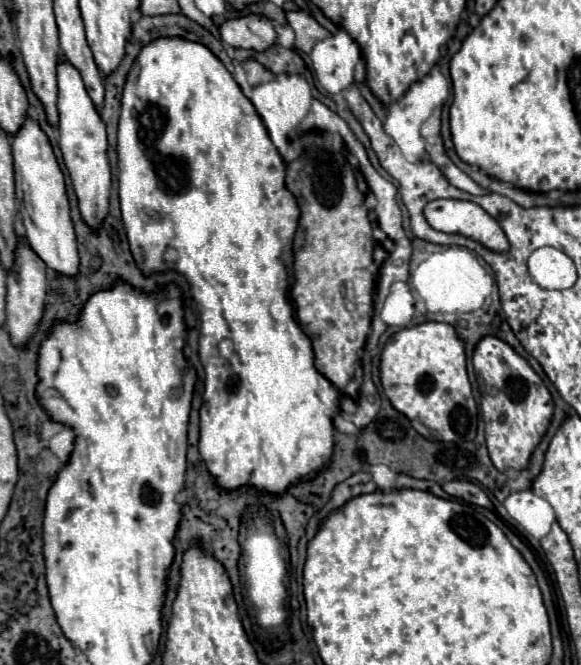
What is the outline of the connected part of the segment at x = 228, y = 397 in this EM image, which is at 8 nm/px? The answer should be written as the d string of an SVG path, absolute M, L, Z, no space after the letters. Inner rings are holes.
M179 36L151 40L151 44L143 46L139 56L135 58L123 88L121 98L121 116L119 116L119 134L117 134L117 166L119 166L119 200L123 212L123 224L127 230L129 246L137 266L143 274L159 272L159 270L179 270L189 286L191 296L201 312L201 336L199 336L199 356L205 366L205 392L201 406L201 438L199 452L209 468L209 472L217 478L217 484L223 490L235 490L239 486L251 484L263 492L283 494L291 484L315 476L323 464L329 462L333 452L333 416L339 412L339 390L321 374L313 364L313 348L307 334L297 326L293 318L293 306L289 298L289 288L293 284L293 254L291 244L299 220L299 206L295 196L285 186L285 162L279 156L275 144L267 136L267 128L263 128L263 120L255 108L251 108L251 100L241 92L239 84L233 80L231 72L223 66L223 62L203 44L191 44L191 40L179 40ZM223 338L233 340L235 352L231 358L223 358L219 354L219 342Z

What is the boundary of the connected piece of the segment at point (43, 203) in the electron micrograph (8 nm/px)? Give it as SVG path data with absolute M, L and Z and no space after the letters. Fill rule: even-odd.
M25 118L17 134L11 138L11 152L15 160L15 186L17 186L17 208L25 226L29 244L37 256L49 264L55 272L75 276L79 272L77 240L69 216L69 200L65 192L63 172L57 164L53 148L47 134L41 130L39 122Z

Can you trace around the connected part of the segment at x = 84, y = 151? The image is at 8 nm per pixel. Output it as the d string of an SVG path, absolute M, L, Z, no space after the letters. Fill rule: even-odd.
M67 60L57 64L57 112L59 112L59 148L63 160L73 180L73 188L79 200L79 210L83 220L91 228L99 228L109 212L109 192L111 192L111 170L107 166L107 134L105 124L89 98L79 70Z

